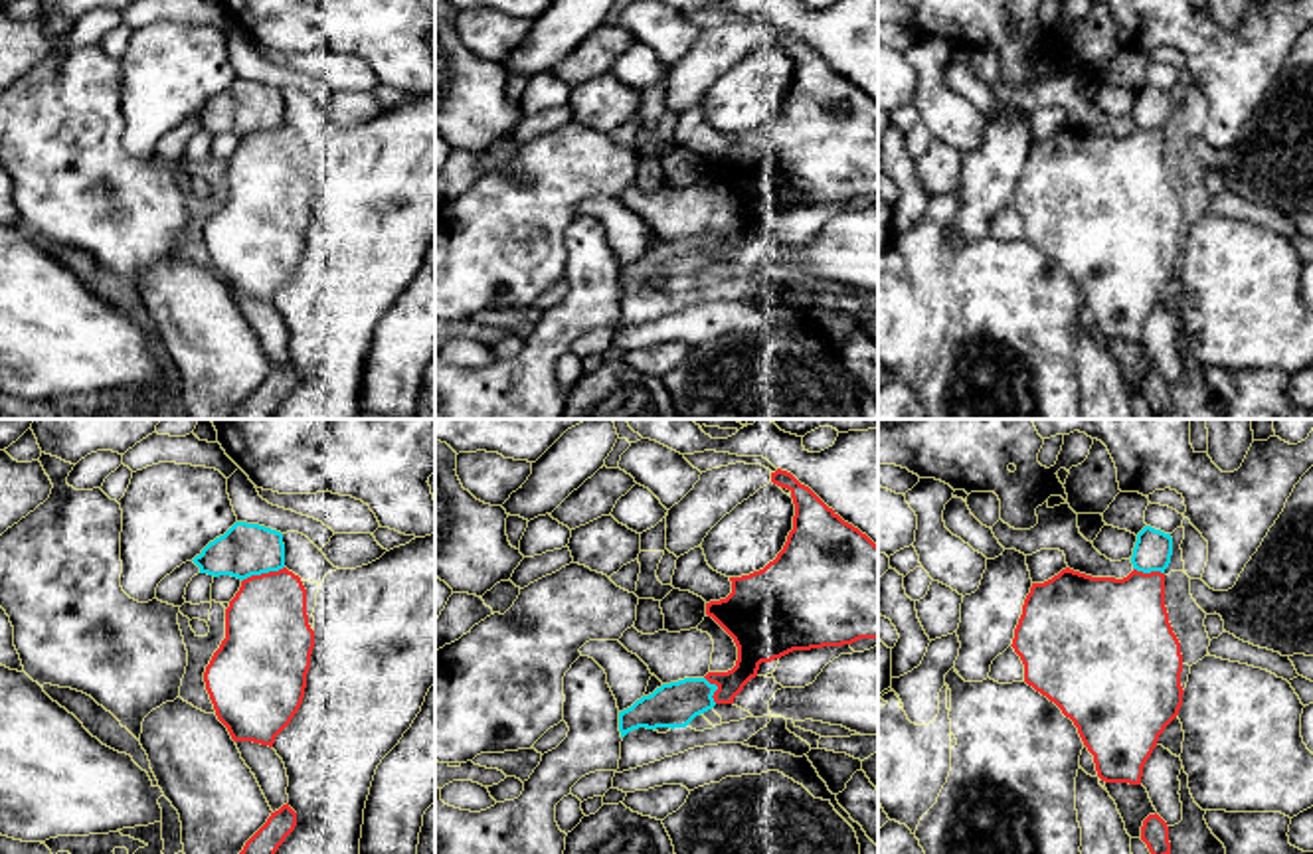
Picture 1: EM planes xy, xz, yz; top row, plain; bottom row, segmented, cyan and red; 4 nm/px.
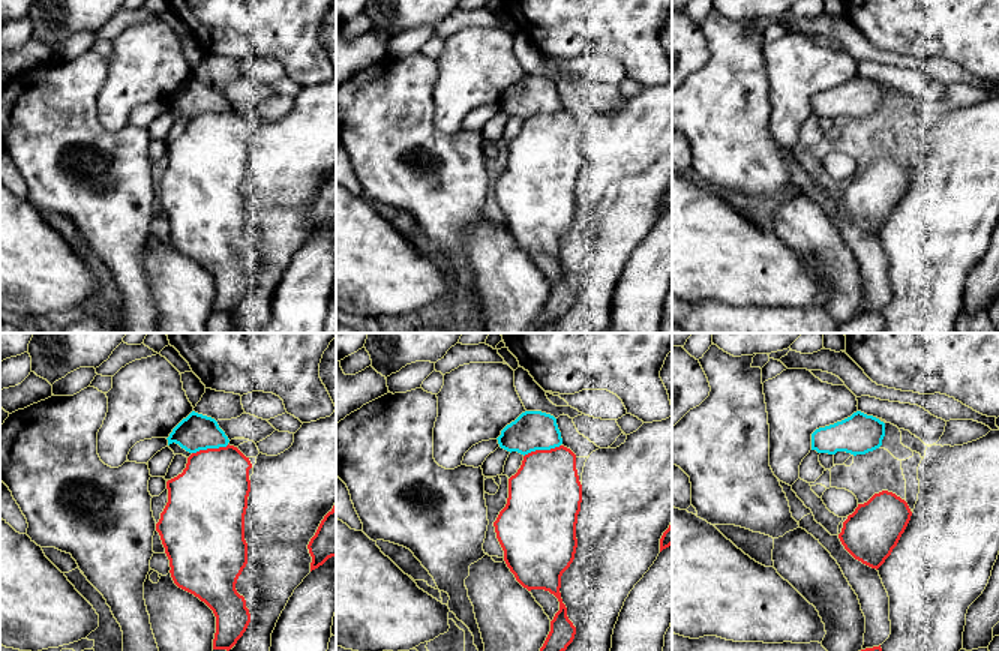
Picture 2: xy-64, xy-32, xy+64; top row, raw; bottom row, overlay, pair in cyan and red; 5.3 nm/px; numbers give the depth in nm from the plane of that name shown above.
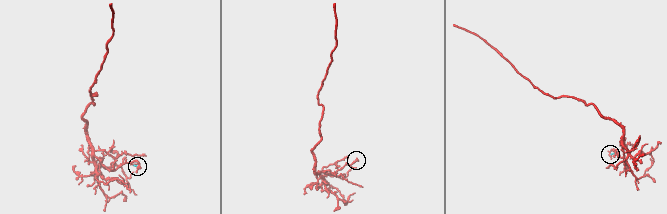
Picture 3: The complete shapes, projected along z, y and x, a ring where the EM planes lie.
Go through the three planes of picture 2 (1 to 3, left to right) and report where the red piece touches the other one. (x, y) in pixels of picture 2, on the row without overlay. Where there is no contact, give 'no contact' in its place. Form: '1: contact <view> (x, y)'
1: contact xy-64 (210, 111)
2: contact xy-32 (542, 113)
3: no contact

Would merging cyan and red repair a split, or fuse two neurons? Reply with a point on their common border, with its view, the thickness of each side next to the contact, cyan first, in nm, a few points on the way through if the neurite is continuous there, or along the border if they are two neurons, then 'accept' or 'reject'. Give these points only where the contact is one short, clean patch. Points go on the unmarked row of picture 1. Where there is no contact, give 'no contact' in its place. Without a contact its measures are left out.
meets cyan in xy at (262, 129); 220 nm thick on the cyan side, 340 nm on the other; border along xy (283, 123), (252, 131), (242, 139); reject

